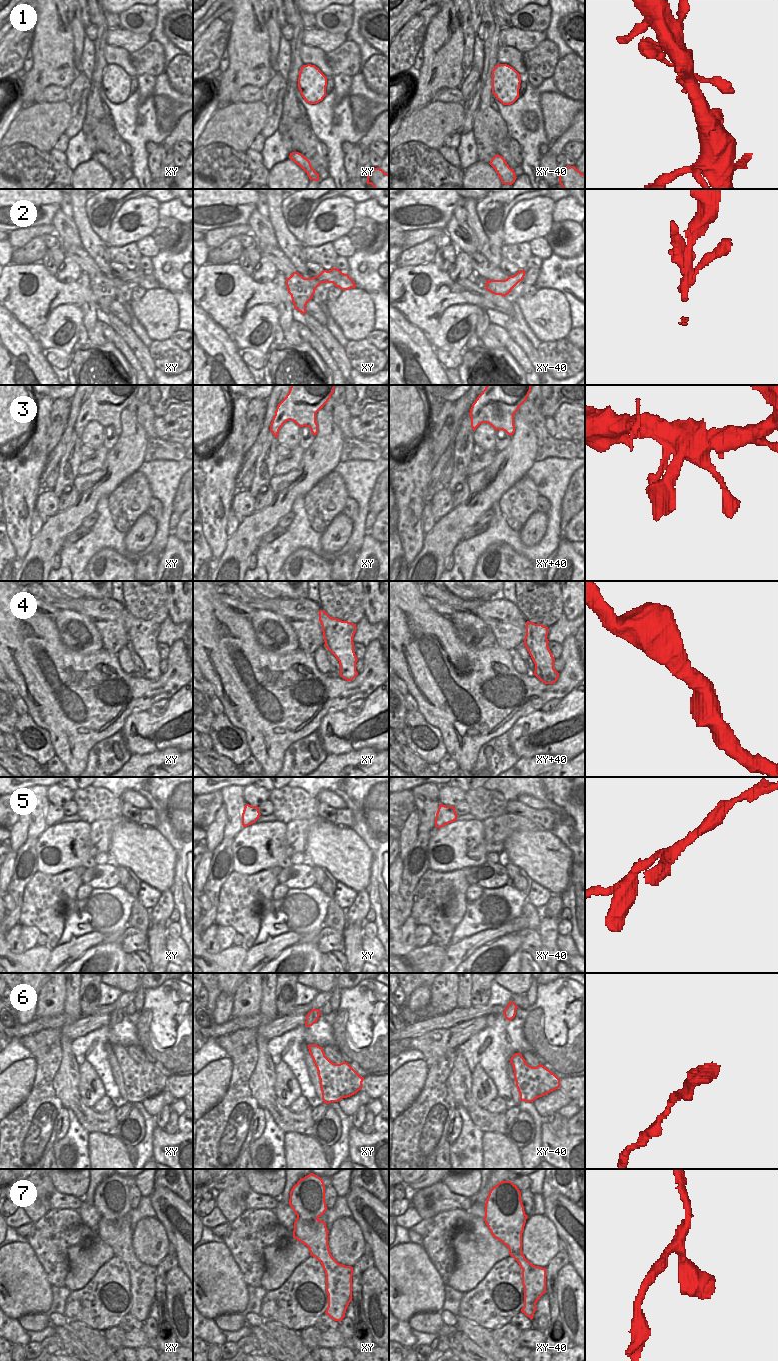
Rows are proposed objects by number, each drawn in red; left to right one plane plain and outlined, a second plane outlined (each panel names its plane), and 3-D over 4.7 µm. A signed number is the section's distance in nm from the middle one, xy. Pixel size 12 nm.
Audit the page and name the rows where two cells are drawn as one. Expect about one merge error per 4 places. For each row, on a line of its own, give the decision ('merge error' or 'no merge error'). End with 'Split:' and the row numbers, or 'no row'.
1: no merge error
2: merge error
3: no merge error
4: no merge error
5: no merge error
6: merge error
7: no merge error
Split: 2, 6

